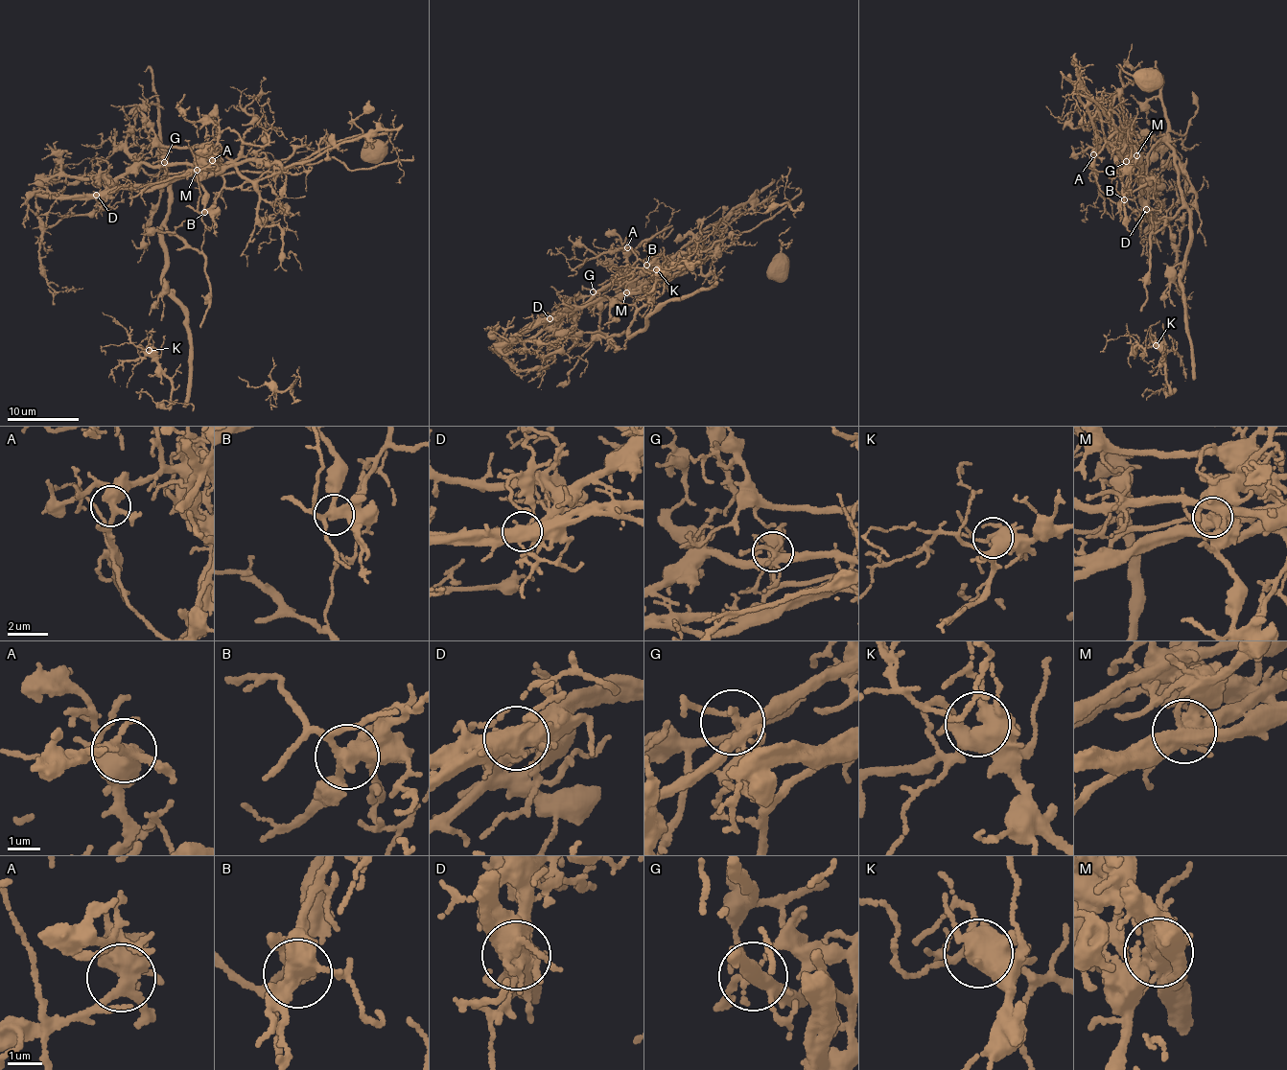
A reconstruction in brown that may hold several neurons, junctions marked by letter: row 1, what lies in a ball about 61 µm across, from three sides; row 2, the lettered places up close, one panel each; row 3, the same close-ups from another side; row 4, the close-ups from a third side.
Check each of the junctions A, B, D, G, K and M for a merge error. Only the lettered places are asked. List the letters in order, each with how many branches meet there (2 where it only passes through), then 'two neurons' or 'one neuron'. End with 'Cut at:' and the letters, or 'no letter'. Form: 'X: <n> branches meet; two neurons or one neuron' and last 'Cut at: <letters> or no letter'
A: 4 branches meet; one neuron
B: 4 branches meet; two neurons
D: 5 branches meet; two neurons
G: 5 branches meet; two neurons
K: 6 branches meet; one neuron
M: 7 branches meet; two neurons
Cut at: B, D, G, M

